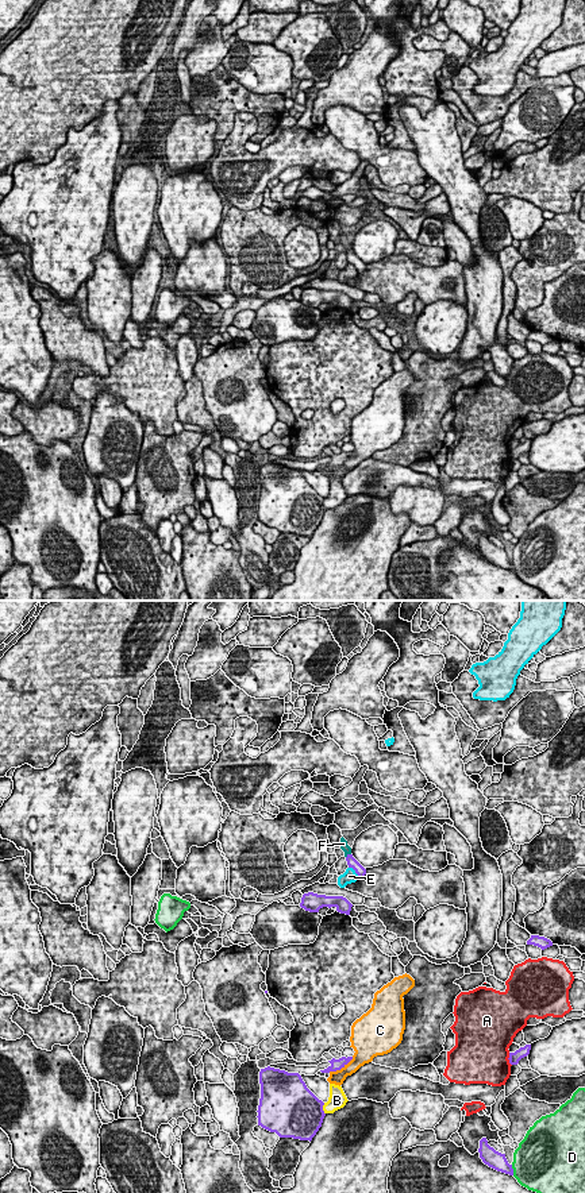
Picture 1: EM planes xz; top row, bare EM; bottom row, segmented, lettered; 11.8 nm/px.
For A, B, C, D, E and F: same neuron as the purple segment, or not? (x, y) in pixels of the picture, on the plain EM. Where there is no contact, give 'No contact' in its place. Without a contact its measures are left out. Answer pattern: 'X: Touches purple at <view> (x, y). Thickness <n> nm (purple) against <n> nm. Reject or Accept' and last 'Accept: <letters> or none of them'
A: Touches purple at xz (508, 454). Thickness 130 nm (purple) against 480 nm. Reject
B: Touches purple at xz (322, 504). Thickness 500 nm (purple) against 220 nm. Reject
C: Touches purple at xz (341, 463). Thickness 130 nm (purple) against 160 nm. Reject
D: Touches purple at xz (512, 566). Thickness 220 nm (purple) against 480 nm. Reject
E: Touches purple at xz (355, 267). Thickness 120 nm (purple) against 160 nm. Reject
F: Touches purple at xz (347, 251). Thickness 120 nm (purple) against 100 nm. Accept
Accept: F

